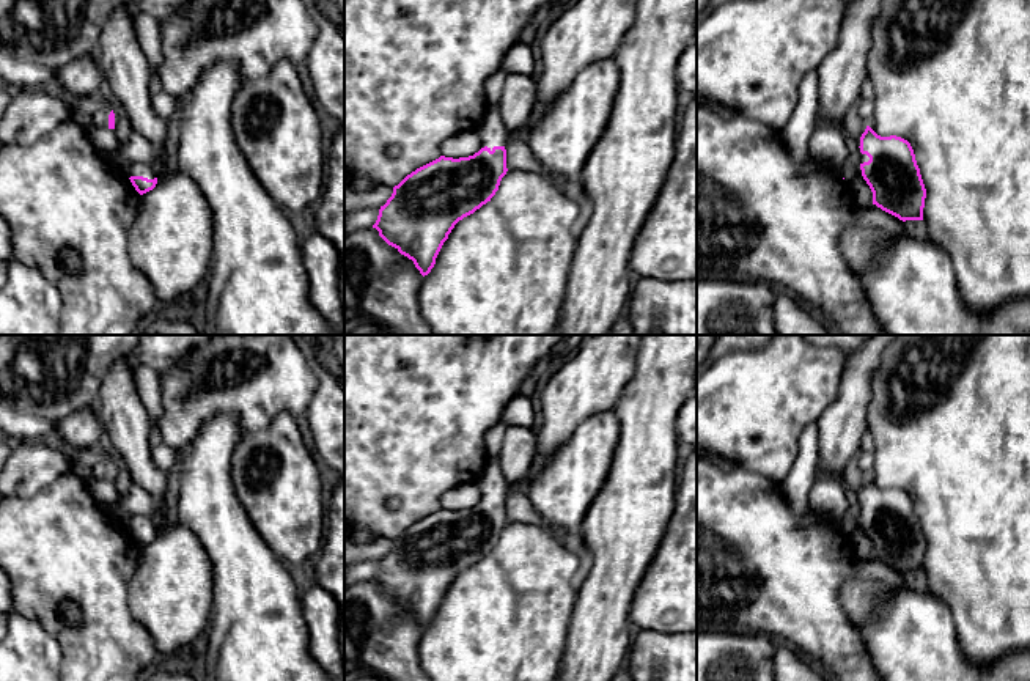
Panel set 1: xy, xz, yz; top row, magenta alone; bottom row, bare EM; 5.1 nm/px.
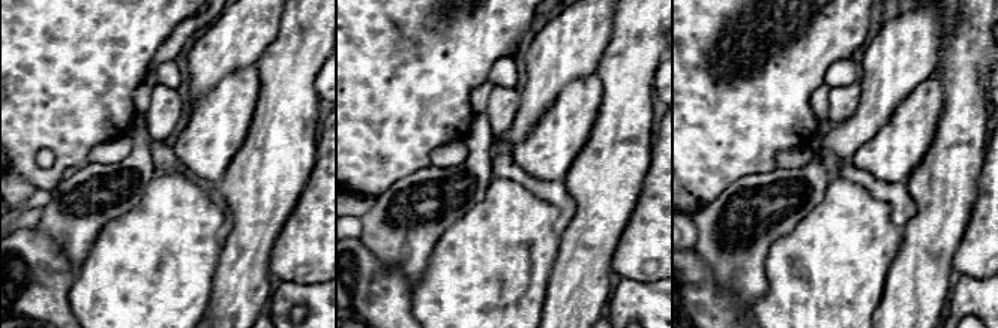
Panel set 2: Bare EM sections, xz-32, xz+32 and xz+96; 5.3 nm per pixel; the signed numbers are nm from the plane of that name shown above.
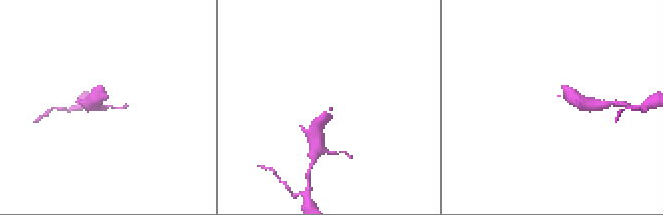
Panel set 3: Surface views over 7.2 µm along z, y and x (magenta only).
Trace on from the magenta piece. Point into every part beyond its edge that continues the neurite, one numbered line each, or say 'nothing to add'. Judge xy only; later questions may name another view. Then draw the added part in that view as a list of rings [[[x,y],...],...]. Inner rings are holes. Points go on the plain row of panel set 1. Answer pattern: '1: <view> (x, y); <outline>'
1: xy (101, 469); [[[99,461],[97,464],[94,464],[91,467],[93,470],[93,477],[94,477],[94,481],[101,481],[101,480],[105,480],[109,481],[109,467],[110,466],[115,466],[115,477],[118,475],[118,470],[120,470],[120,462],[113,462],[113,461]]]

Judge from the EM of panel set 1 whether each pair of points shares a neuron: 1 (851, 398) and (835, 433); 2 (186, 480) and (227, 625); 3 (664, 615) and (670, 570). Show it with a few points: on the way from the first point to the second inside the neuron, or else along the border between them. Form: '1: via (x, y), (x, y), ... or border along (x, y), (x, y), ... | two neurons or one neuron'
1: via (849, 406), (842, 425) | one neuron
2: via (216, 516), (228, 537), (228, 588) | one neuron
3: via (667, 604), (670, 600), (670, 581) | one neuron

